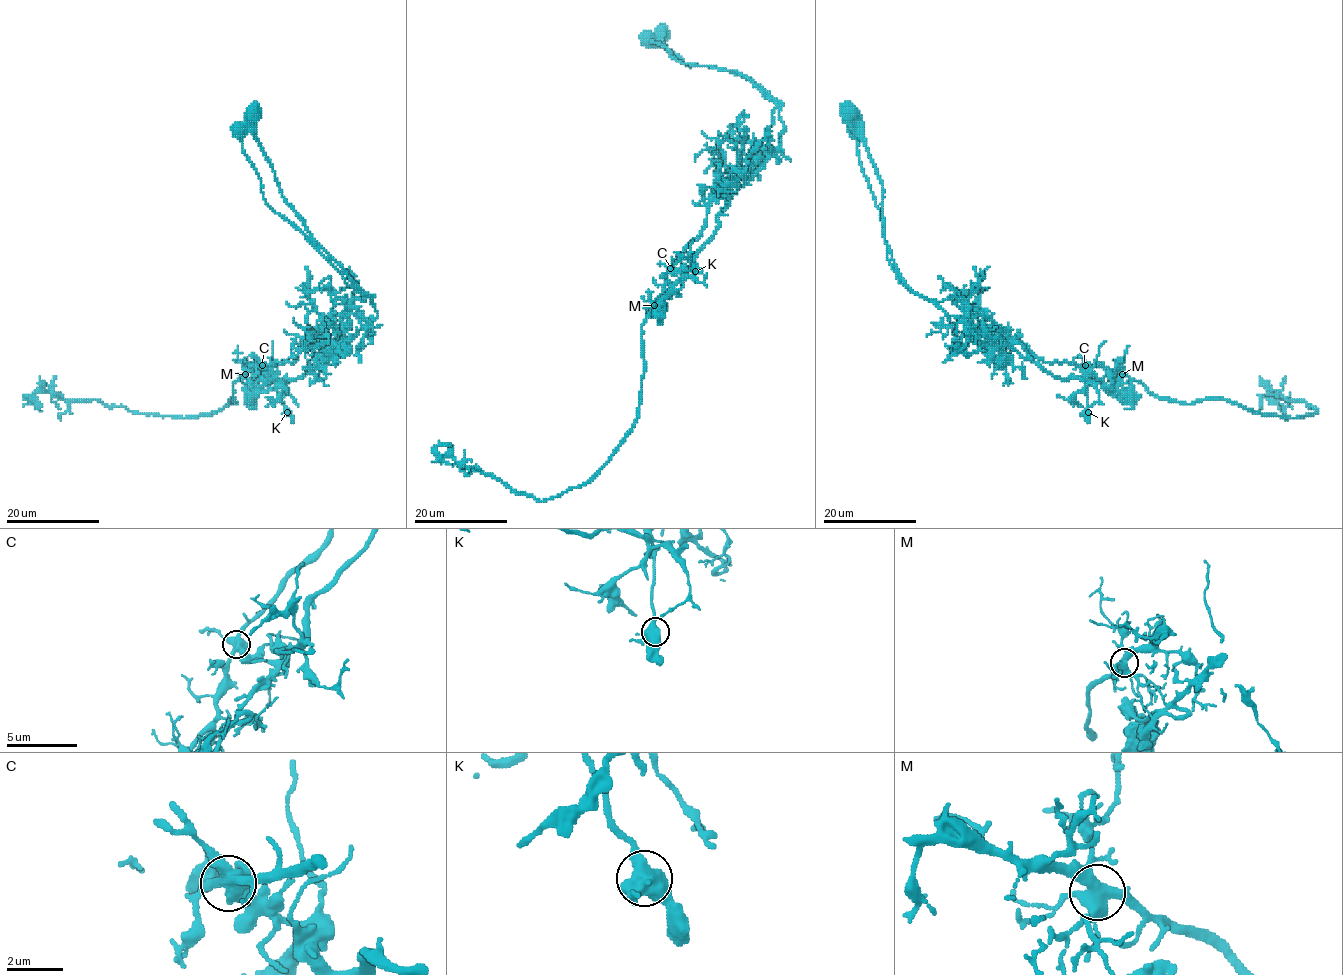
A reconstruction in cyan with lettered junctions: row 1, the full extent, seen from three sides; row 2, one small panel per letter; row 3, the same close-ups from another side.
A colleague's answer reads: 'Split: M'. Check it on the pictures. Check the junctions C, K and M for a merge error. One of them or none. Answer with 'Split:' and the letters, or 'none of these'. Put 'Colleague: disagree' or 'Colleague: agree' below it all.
Split: C
Colleague: disagree

